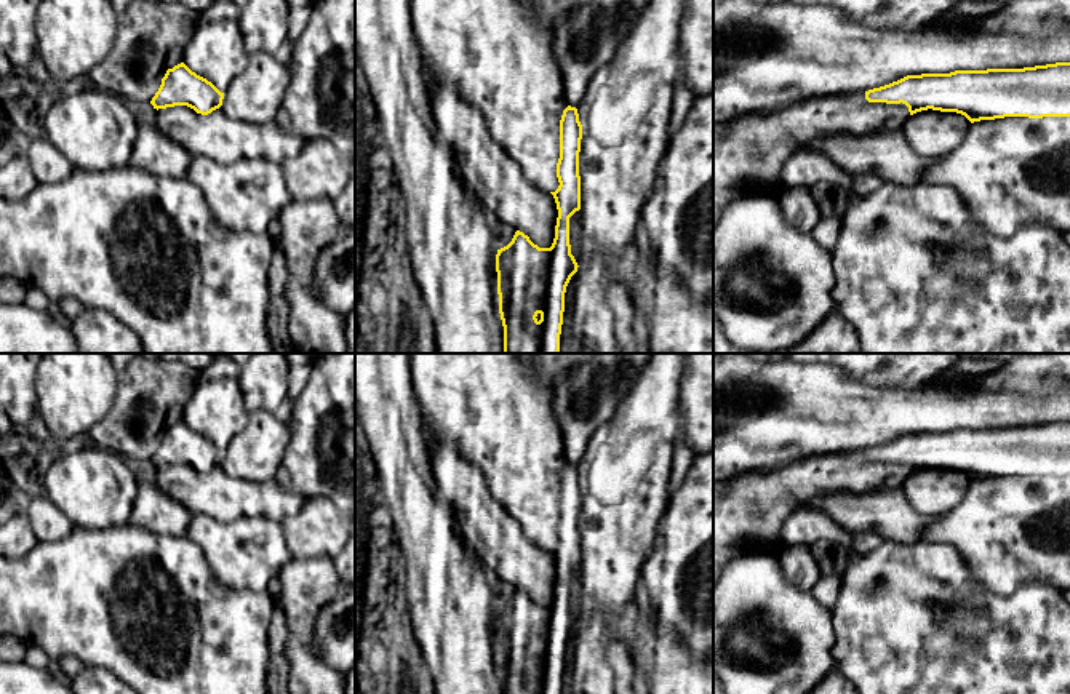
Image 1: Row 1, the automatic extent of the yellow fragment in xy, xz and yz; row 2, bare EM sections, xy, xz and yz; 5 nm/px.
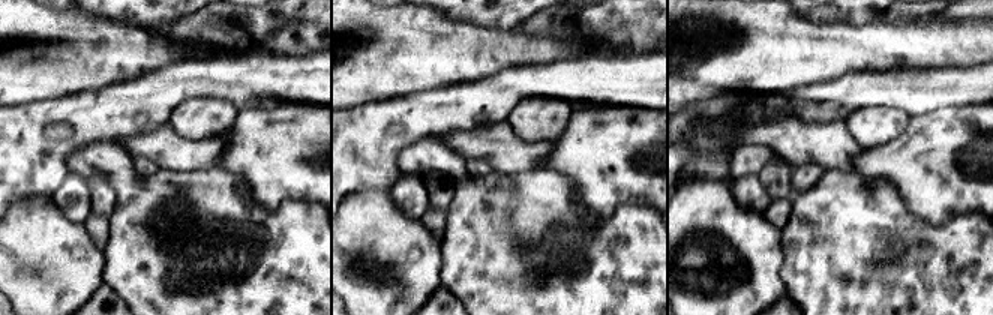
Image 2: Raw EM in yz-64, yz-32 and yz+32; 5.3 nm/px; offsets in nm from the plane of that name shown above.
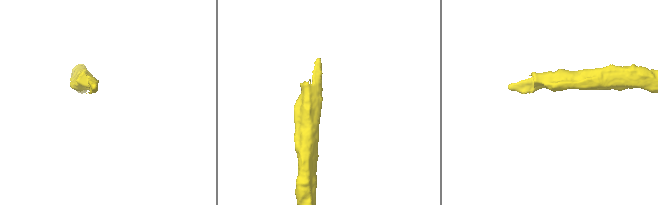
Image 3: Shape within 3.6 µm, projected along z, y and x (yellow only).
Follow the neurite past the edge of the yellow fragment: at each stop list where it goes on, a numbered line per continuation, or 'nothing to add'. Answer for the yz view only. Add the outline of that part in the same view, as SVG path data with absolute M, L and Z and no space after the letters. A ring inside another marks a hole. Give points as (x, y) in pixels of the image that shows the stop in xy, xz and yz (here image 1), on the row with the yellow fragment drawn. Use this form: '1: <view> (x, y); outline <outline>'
1: yz (749, 152); outline M865 93L812 98L776 109L763 117L758 112L713 123L713 227L723 209L755 195L777 197L784 190L781 171L785 162L812 141L838 134L865 136L904 126L910 112L905 104L868 102Z

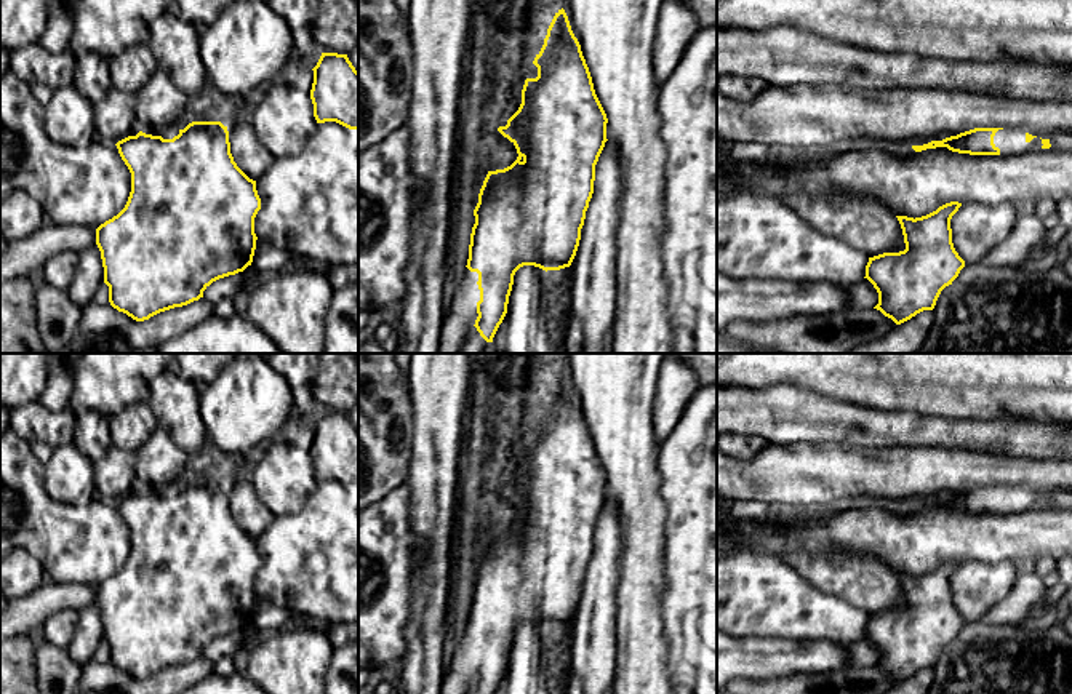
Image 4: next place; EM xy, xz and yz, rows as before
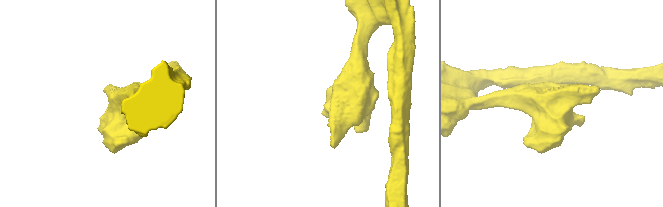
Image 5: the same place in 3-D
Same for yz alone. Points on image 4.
1: yz (1012, 141); outline M1018 128L998 130L994 136L994 144L1000 149L1000 155L1037 152L1043 146L1040 138L1034 138L1030 142L1027 142L1026 133Z

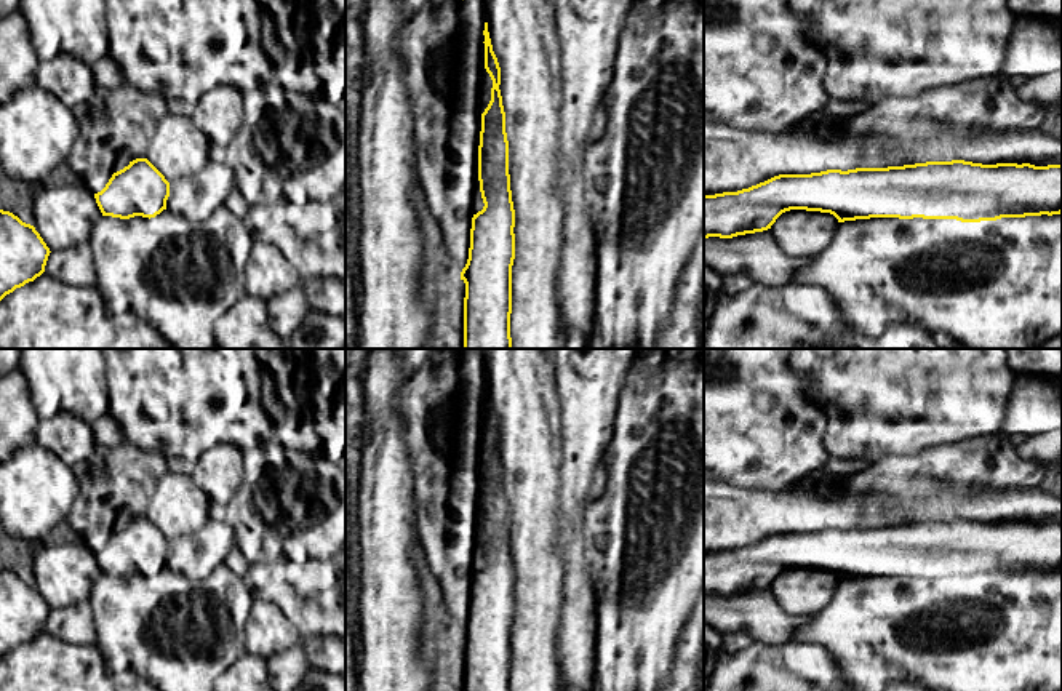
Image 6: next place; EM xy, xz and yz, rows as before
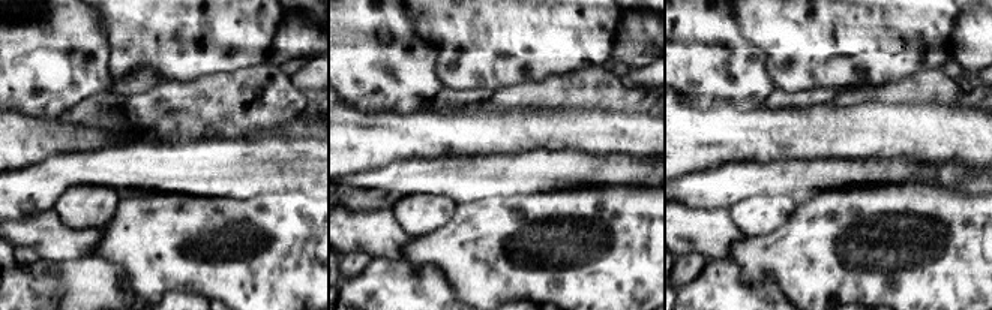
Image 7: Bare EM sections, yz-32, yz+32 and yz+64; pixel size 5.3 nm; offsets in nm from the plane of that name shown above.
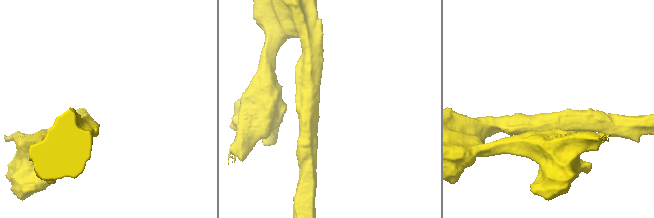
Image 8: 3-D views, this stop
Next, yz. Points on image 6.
nothing to add

